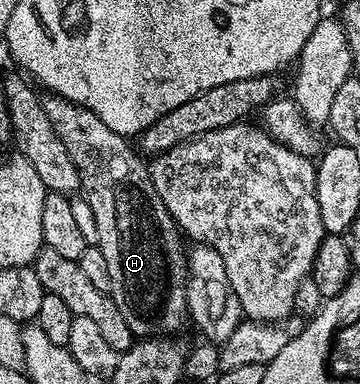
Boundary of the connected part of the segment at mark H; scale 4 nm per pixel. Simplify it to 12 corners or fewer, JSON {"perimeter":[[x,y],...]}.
{"perimeter":[[49,94],[136,337],[189,322],[186,247],[148,163]]}

